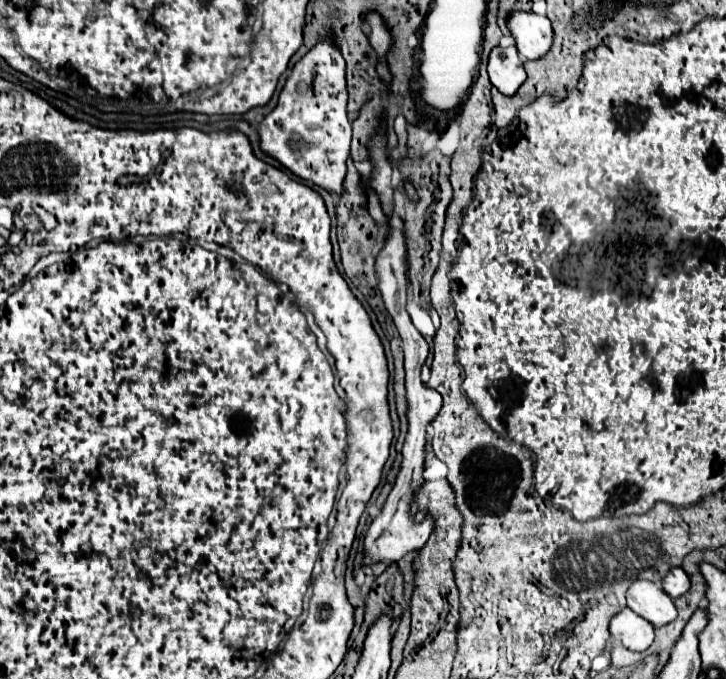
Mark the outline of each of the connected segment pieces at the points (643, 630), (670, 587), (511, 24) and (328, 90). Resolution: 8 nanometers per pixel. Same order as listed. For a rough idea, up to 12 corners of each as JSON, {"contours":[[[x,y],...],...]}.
{"contours":[[[629,607],[611,617],[609,633],[637,653],[653,643],[649,621]],[[681,567],[663,577],[669,597],[681,597],[689,589],[689,577]],[[529,11],[507,15],[521,57],[539,59],[551,49],[547,17]],[[325,39],[287,77],[259,149],[343,193],[345,59]]]}

